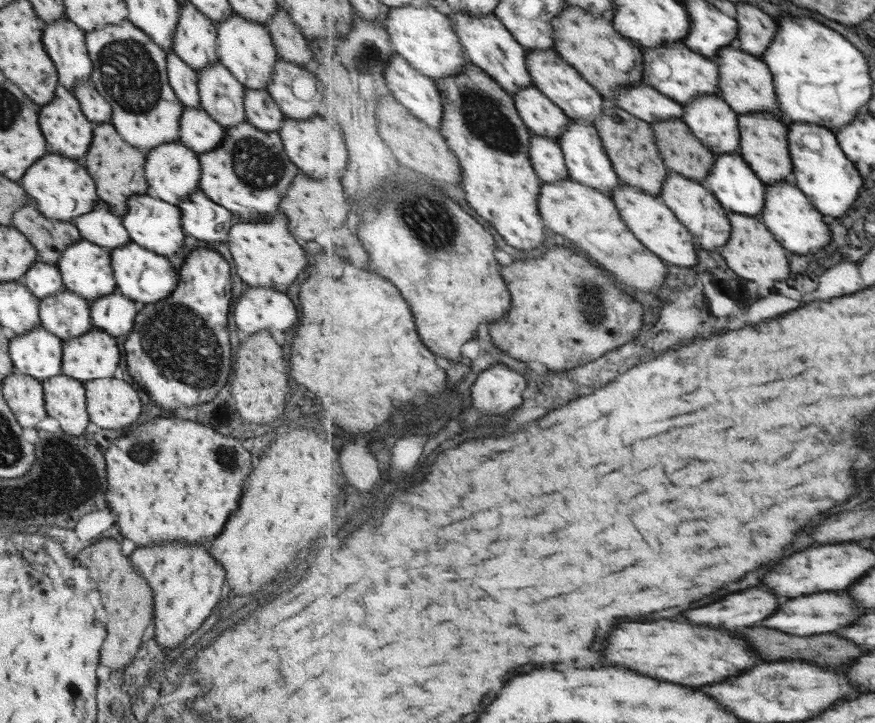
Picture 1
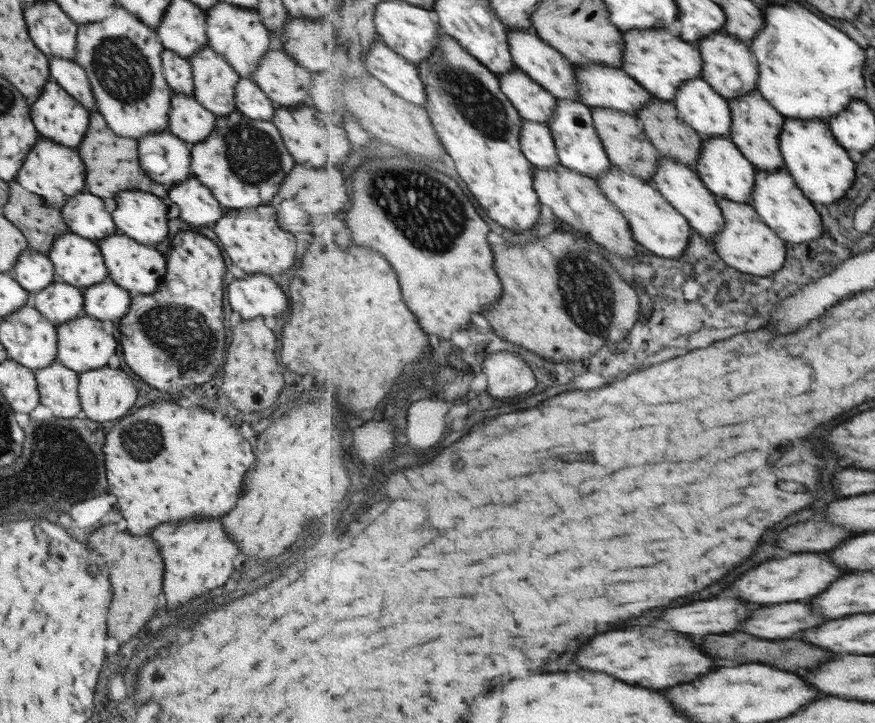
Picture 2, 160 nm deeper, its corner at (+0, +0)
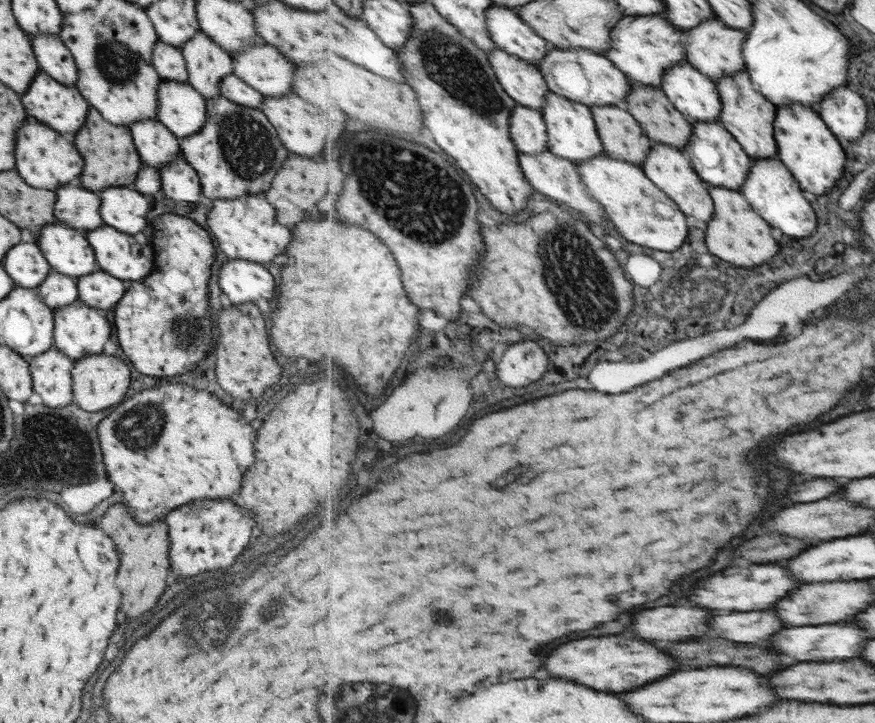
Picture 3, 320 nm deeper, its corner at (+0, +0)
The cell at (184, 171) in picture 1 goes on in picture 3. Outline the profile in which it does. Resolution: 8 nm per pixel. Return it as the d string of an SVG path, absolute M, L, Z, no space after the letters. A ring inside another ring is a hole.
M157 119L137 121L129 126L133 145L141 162L155 167L181 157L177 137L172 135Z

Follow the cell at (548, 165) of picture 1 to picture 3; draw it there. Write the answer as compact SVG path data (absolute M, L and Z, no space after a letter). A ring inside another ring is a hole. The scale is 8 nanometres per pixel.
M517 103L511 119L512 137L521 153L538 155L548 149L548 126L542 111Z

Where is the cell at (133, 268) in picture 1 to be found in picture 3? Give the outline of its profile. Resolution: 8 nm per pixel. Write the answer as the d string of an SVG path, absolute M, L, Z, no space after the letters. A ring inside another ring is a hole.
M103 225L83 233L91 246L97 268L119 280L141 280L153 270L153 249L148 243L139 244L131 235Z

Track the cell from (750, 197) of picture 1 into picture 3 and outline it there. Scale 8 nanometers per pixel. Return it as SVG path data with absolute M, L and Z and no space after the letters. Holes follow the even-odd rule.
M721 122L695 123L691 140L683 150L691 159L700 177L709 185L741 191L748 180L748 174L752 172L754 159Z

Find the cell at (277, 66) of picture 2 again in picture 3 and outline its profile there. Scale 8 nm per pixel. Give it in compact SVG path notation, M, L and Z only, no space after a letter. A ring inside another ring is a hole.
M256 44L230 57L233 75L264 97L283 96L289 92L293 64L274 46Z

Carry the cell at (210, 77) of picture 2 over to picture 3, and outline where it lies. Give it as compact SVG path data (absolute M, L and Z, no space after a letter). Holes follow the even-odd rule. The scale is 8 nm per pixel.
M200 31L193 38L189 38L179 49L187 72L186 83L189 83L204 99L219 95L217 83L221 82L223 76L233 74L231 57L228 52L213 44Z

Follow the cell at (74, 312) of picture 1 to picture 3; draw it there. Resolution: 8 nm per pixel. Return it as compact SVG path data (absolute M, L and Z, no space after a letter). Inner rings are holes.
M49 270L36 289L41 302L51 310L67 306L78 296L76 281L53 270Z

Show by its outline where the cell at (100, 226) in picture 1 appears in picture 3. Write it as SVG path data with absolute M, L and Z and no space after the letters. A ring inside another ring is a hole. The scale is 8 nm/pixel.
M77 184L61 185L54 190L52 213L58 222L85 233L105 225L99 216L97 194Z

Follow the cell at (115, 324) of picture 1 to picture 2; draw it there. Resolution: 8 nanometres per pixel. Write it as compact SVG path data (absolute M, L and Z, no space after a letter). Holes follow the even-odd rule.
M108 276L95 286L82 291L83 314L98 321L109 320L117 325L128 311L131 295Z

